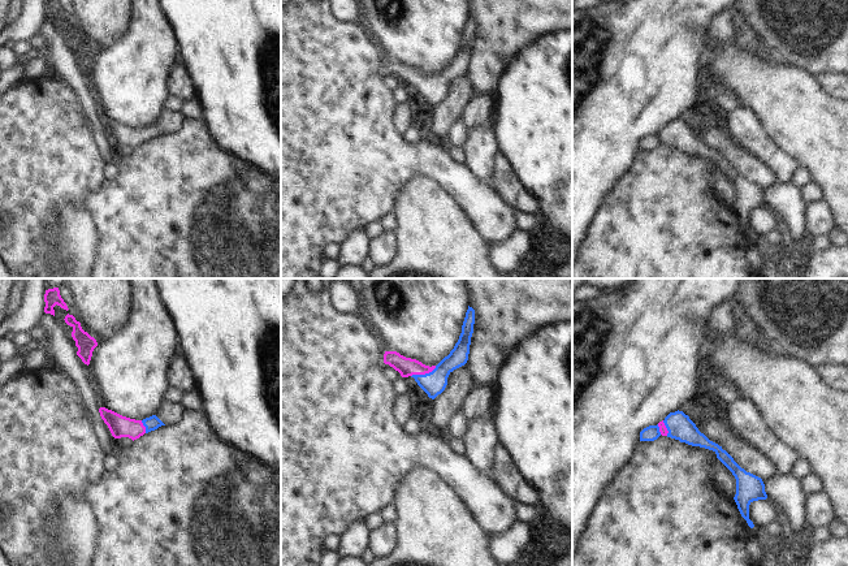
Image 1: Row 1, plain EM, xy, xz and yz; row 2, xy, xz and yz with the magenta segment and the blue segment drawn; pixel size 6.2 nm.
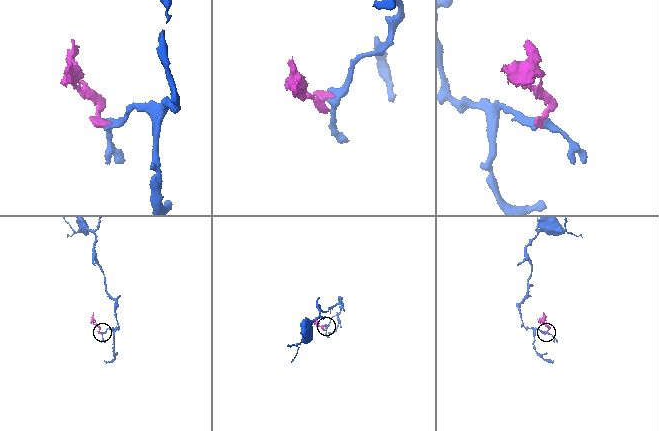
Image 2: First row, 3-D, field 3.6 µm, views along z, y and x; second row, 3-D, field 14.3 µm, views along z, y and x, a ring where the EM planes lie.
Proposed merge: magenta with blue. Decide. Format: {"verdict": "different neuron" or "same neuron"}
{"verdict": "same neuron"}

